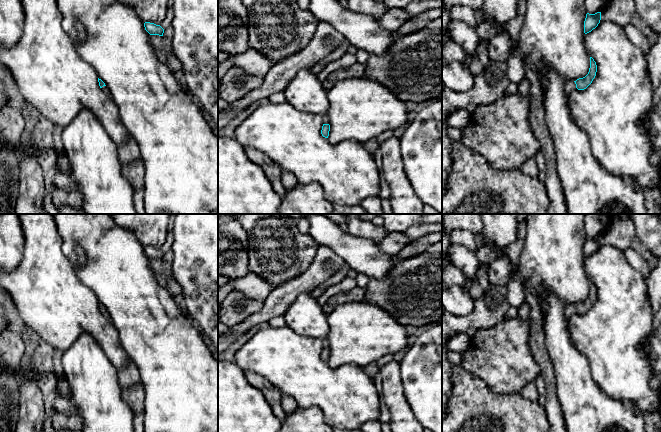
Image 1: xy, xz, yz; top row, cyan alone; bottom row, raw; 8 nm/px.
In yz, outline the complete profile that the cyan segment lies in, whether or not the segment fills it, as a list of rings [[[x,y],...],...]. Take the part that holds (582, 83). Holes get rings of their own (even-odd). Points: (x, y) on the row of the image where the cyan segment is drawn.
[[[590,57],[590,68],[589,68],[588,74],[583,78],[577,79],[576,81],[571,81],[571,82],[566,83],[565,94],[566,94],[567,101],[568,101],[569,95],[575,89],[578,89],[578,90],[586,89],[595,78],[596,72],[597,72],[596,62],[594,61],[592,57]]]

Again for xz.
[[[327,114],[322,115],[323,118],[323,126],[321,130],[321,134],[323,137],[328,138],[329,136],[329,131],[330,131],[330,125],[329,125],[329,117]]]

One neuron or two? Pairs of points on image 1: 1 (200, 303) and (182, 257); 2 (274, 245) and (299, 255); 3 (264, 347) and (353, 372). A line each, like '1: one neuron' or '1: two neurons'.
1: one neuron
2: one neuron
3: one neuron

